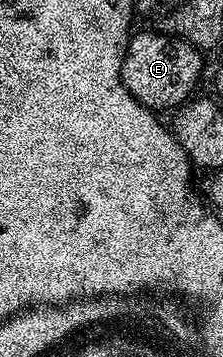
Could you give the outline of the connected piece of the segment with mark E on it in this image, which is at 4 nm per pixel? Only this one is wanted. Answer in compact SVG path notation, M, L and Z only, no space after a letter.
M141 30L137 34L136 31L125 48L125 59L121 65L121 79L131 96L135 96L141 106L154 112L169 109L172 111L188 102L201 78L202 51L185 38L176 37L169 32L164 33Z

